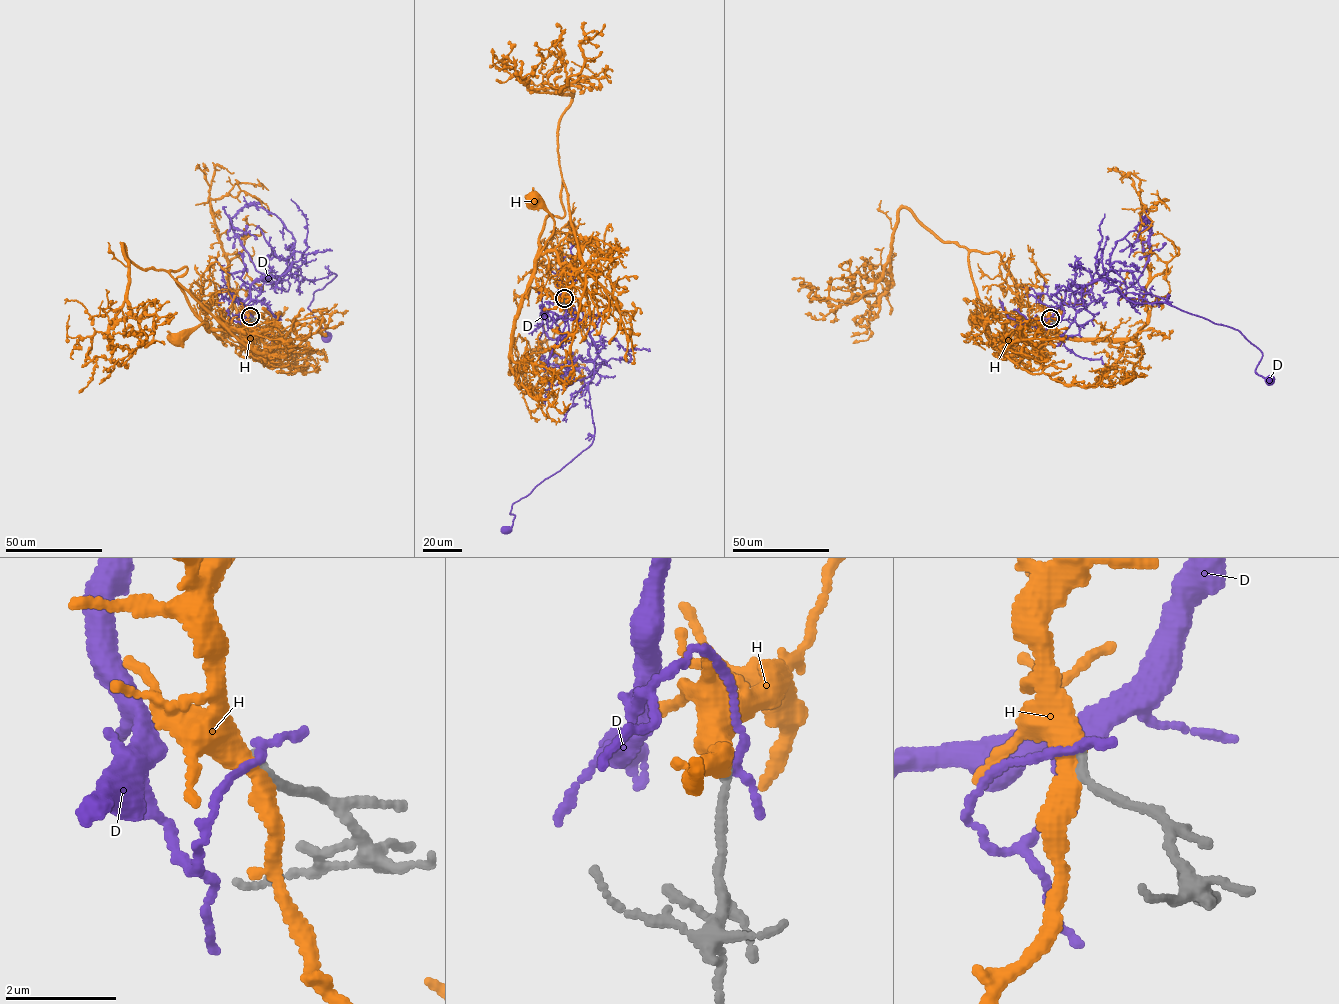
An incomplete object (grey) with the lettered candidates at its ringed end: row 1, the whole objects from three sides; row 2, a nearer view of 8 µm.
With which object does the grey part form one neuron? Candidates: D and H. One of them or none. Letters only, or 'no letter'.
no letter

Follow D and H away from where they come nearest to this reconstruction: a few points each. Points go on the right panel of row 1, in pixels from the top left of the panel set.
D: (1050, 318), (1069, 287), (1105, 280), (1135, 303), (1167, 303), (1238, 330), (1260, 350), (1255, 372), (1270, 379)
H: (1050, 318), (1047, 334), (1040, 347), (1045, 339), (1036, 326), (986, 309), (976, 323)

